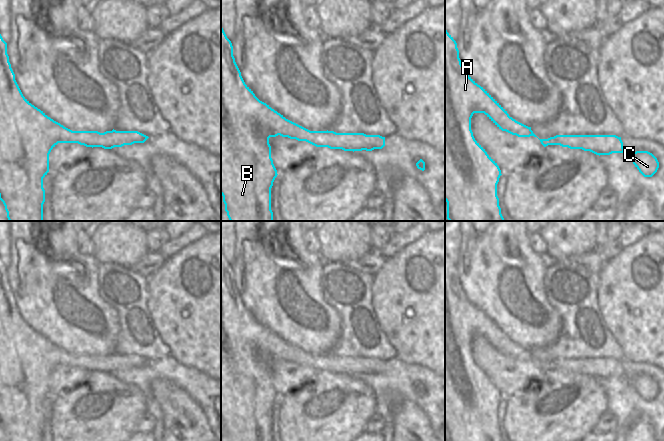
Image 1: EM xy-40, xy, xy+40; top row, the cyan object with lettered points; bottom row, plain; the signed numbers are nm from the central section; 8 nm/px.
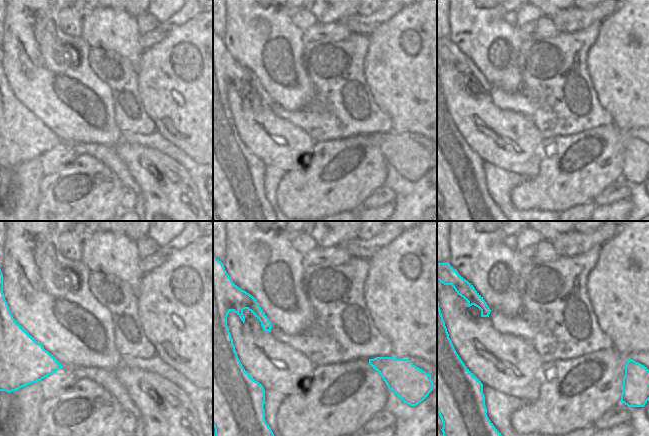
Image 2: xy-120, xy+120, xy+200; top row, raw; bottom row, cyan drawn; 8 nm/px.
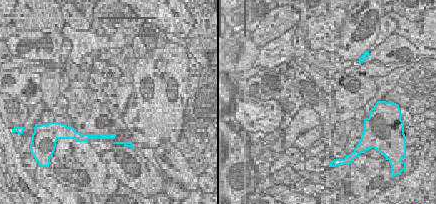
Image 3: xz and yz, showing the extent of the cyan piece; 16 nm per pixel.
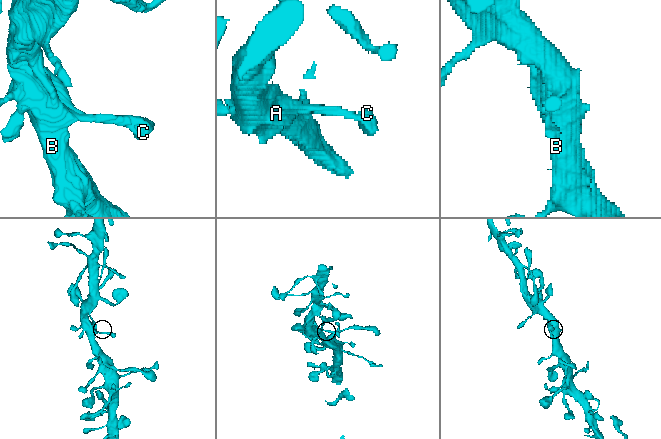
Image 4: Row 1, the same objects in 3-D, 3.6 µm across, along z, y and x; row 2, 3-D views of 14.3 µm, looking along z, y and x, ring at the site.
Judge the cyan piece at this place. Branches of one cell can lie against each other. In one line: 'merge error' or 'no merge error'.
no merge error

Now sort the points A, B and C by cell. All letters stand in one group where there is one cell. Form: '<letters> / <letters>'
A B C

